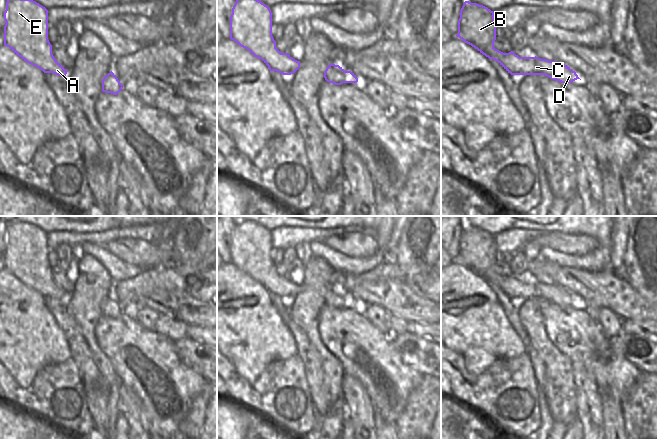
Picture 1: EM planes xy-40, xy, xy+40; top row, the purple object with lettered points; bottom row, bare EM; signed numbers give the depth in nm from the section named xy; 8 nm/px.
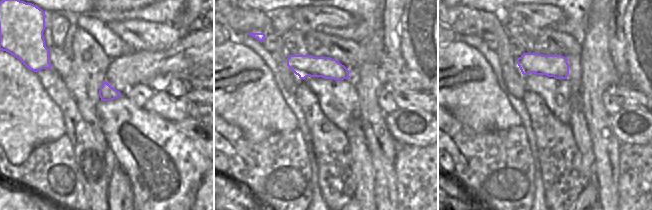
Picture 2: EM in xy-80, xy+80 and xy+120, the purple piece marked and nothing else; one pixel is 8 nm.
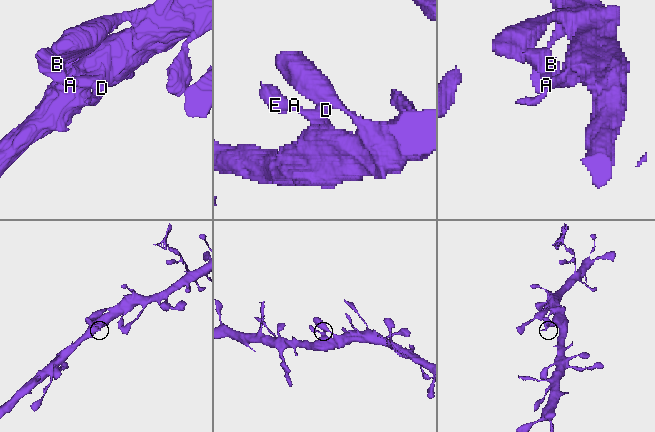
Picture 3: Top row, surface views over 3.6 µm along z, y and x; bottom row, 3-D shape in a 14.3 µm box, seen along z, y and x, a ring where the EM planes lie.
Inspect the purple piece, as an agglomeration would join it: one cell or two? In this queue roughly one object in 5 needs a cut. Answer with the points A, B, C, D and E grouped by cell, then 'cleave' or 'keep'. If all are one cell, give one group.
A B C D E; keep

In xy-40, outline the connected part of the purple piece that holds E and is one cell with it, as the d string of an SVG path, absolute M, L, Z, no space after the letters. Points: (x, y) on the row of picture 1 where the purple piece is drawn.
M7 0L4 45L27 63L66 77L67 70L54 58L48 40L48 10L33 0Z

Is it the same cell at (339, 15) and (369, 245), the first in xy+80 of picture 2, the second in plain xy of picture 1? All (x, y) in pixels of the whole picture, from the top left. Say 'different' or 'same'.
same

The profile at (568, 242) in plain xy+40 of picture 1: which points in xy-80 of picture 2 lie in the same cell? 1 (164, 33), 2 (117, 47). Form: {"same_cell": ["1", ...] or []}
{"same_cell": ["1"]}

